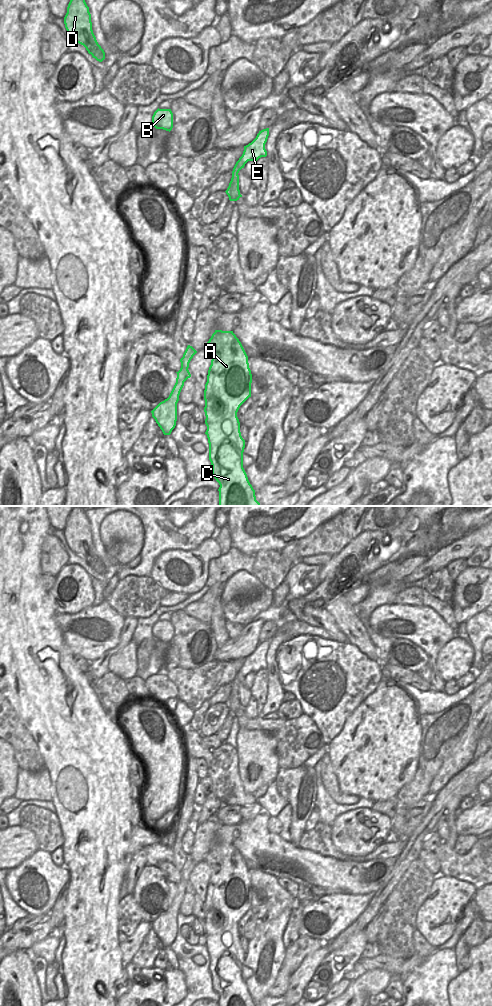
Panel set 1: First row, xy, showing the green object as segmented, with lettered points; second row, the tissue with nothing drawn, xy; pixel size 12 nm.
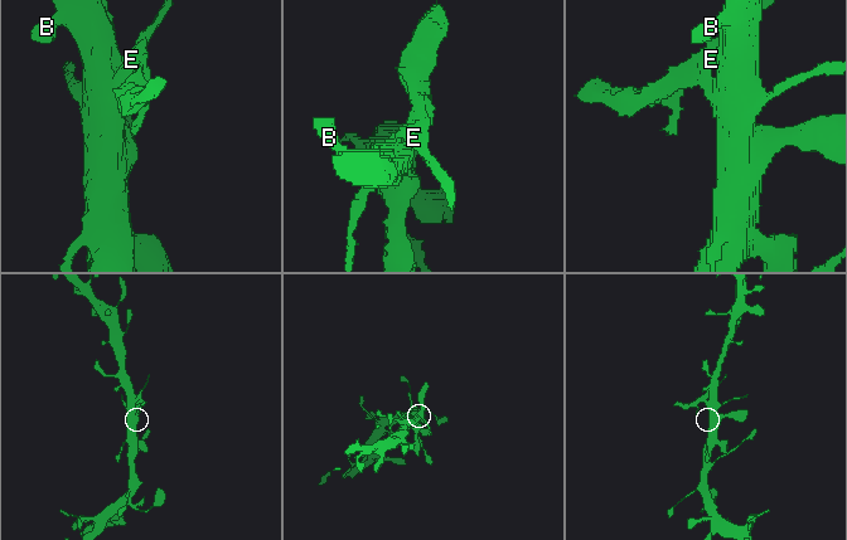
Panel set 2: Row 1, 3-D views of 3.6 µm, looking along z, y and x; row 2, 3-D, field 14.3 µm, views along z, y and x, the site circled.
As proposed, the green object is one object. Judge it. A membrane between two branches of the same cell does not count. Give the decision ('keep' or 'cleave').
cleave

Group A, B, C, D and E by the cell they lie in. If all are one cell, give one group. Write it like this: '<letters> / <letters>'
A B C D / E

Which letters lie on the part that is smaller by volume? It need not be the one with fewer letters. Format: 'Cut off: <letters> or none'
Cut off: E

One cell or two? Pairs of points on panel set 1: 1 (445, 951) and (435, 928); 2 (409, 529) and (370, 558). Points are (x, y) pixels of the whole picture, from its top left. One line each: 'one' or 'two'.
1: two
2: one

